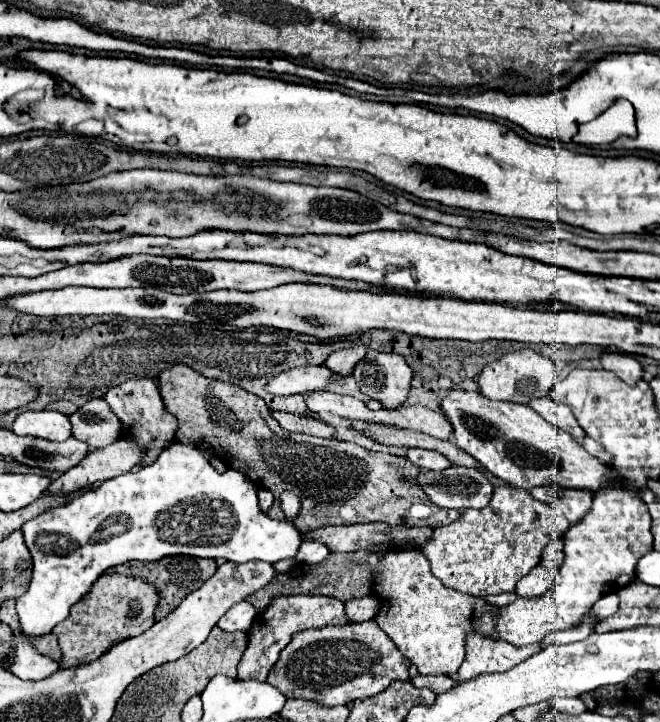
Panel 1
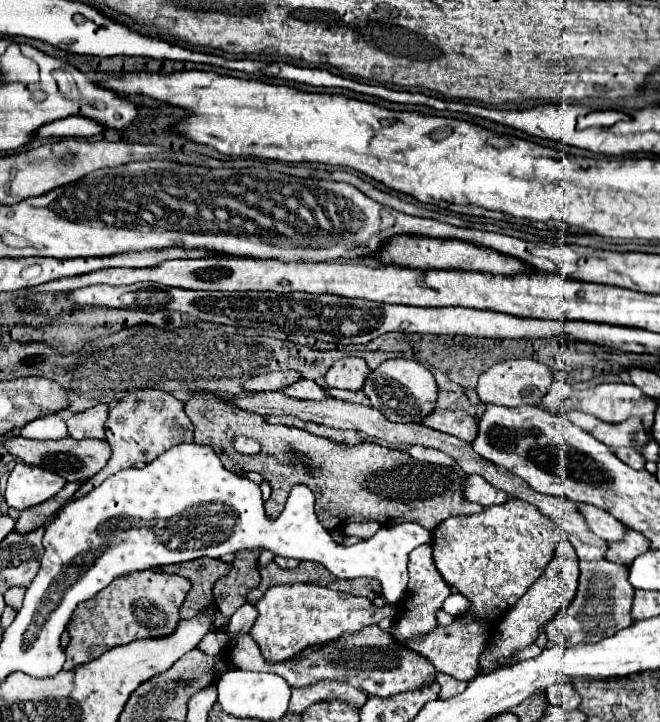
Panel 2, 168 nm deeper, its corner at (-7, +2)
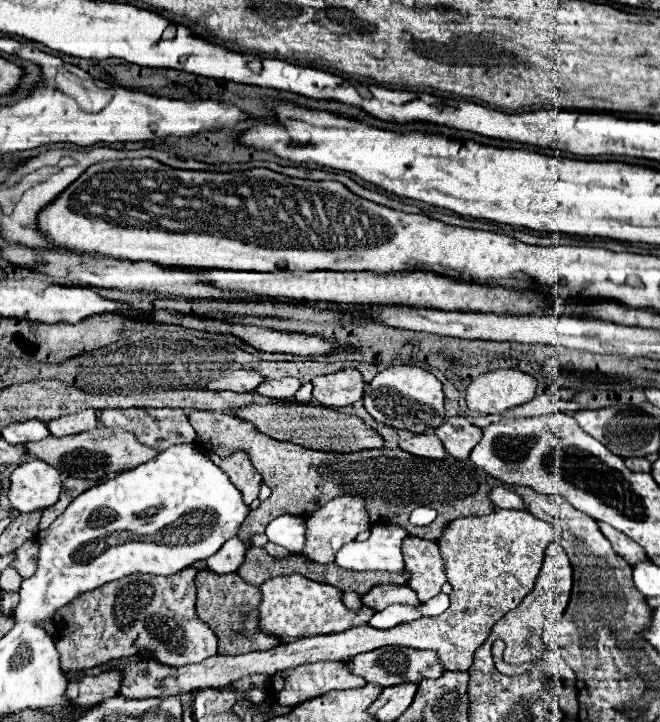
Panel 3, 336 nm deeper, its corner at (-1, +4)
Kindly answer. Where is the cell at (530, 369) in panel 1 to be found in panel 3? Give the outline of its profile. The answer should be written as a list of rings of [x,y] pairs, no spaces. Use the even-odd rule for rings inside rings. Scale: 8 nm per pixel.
[[[493,370],[479,374],[467,386],[467,406],[481,414],[503,414],[505,410],[525,404],[535,396],[535,376],[521,370]]]

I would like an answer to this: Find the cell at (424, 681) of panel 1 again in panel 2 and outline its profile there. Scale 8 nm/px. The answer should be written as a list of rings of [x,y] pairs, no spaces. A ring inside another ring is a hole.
[[[437,674],[437,682],[439,682],[439,686],[441,686],[439,698],[443,698],[443,700],[451,698],[453,694],[461,694],[463,688],[467,688],[467,682],[455,680],[455,678],[451,678],[449,674]]]

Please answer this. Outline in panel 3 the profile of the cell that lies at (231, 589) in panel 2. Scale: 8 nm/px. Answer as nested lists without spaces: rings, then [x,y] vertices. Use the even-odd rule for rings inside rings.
[[[197,410],[197,412],[189,412],[189,422],[197,432],[197,444],[207,450],[207,452],[215,452],[219,456],[229,456],[233,450],[241,448],[247,450],[251,456],[251,462],[255,466],[255,470],[263,476],[263,482],[271,488],[271,496],[259,504],[257,510],[251,510],[251,514],[247,516],[247,520],[243,522],[243,526],[239,528],[239,538],[241,542],[249,548],[253,544],[253,536],[259,532],[265,532],[267,524],[281,516],[281,514],[303,514],[309,516],[309,512],[315,512],[317,508],[325,506],[329,500],[337,498],[337,496],[361,496],[365,500],[367,512],[371,516],[371,524],[377,522],[397,522],[397,524],[405,524],[407,532],[425,540],[437,540],[443,532],[443,528],[455,520],[455,518],[463,518],[463,516],[483,516],[493,512],[493,504],[489,500],[489,490],[491,490],[491,482],[485,478],[485,472],[481,472],[477,466],[473,466],[471,460],[457,460],[453,456],[445,458],[445,460],[425,460],[425,458],[417,458],[401,448],[377,448],[377,450],[361,450],[361,452],[351,452],[351,454],[339,454],[339,452],[321,452],[321,450],[307,450],[289,442],[279,442],[273,440],[261,432],[257,432],[257,428],[253,428],[253,424],[245,422],[245,420],[237,420],[237,416],[227,416],[223,412],[213,412],[213,410]],[[419,506],[429,506],[437,510],[437,518],[429,524],[429,526],[409,526],[409,514],[419,508]]]

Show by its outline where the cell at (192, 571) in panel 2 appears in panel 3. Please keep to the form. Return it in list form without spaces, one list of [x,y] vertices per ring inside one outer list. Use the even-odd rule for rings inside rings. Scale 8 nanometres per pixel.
[[[203,568],[195,576],[197,586],[197,604],[195,612],[219,638],[219,654],[247,654],[257,650],[271,650],[279,642],[273,636],[263,634],[257,628],[257,604],[261,600],[259,588],[241,580],[237,572],[215,574],[209,568]]]

